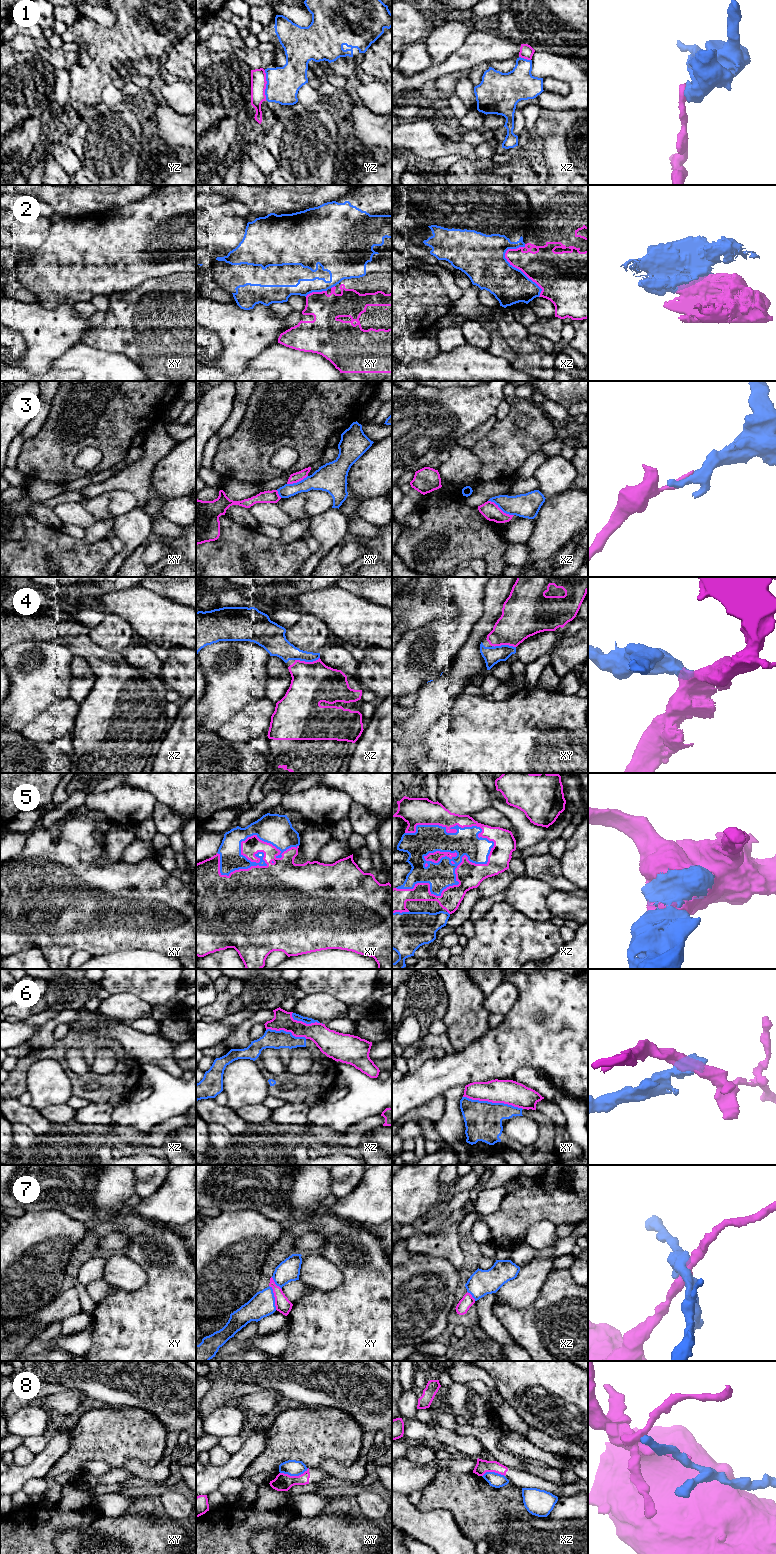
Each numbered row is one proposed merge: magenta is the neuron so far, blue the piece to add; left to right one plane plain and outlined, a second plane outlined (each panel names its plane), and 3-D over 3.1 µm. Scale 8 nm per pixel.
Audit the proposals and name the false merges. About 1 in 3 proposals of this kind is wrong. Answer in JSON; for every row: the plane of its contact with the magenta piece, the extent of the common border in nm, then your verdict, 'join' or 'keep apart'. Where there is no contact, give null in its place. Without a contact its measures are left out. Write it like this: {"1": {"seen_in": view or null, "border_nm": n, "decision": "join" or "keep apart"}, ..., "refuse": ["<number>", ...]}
{"1": {"seen_in": "yz", "border_nm": 240, "decision": "keep apart"}, "2": {"seen_in": "xz", "border_nm": 460, "decision": "keep apart"}, "3": {"seen_in": "xz", "border_nm": 240, "decision": "keep apart"}, "4": {"seen_in": "xz", "border_nm": 200, "decision": "join"}, "5": {"seen_in": "xz", "border_nm": 850, "decision": "join"}, "6": {"seen_in": "xy", "border_nm": 500, "decision": "keep apart"}, "7": {"seen_in": "xy", "border_nm": 200, "decision": "keep apart"}, "8": {"seen_in": "xy", "border_nm": 240, "decision": "keep apart"}, "refuse": ["1", "2", "3", "6", "7", "8"]}

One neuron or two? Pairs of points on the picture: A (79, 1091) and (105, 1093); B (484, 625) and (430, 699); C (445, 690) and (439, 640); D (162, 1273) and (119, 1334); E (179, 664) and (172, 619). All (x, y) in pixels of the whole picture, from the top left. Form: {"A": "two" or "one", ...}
{"A": "one", "B": "one", "C": "two", "D": "one", "E": "two"}

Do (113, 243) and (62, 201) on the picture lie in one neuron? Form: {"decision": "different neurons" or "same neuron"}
{"decision": "different neurons"}

